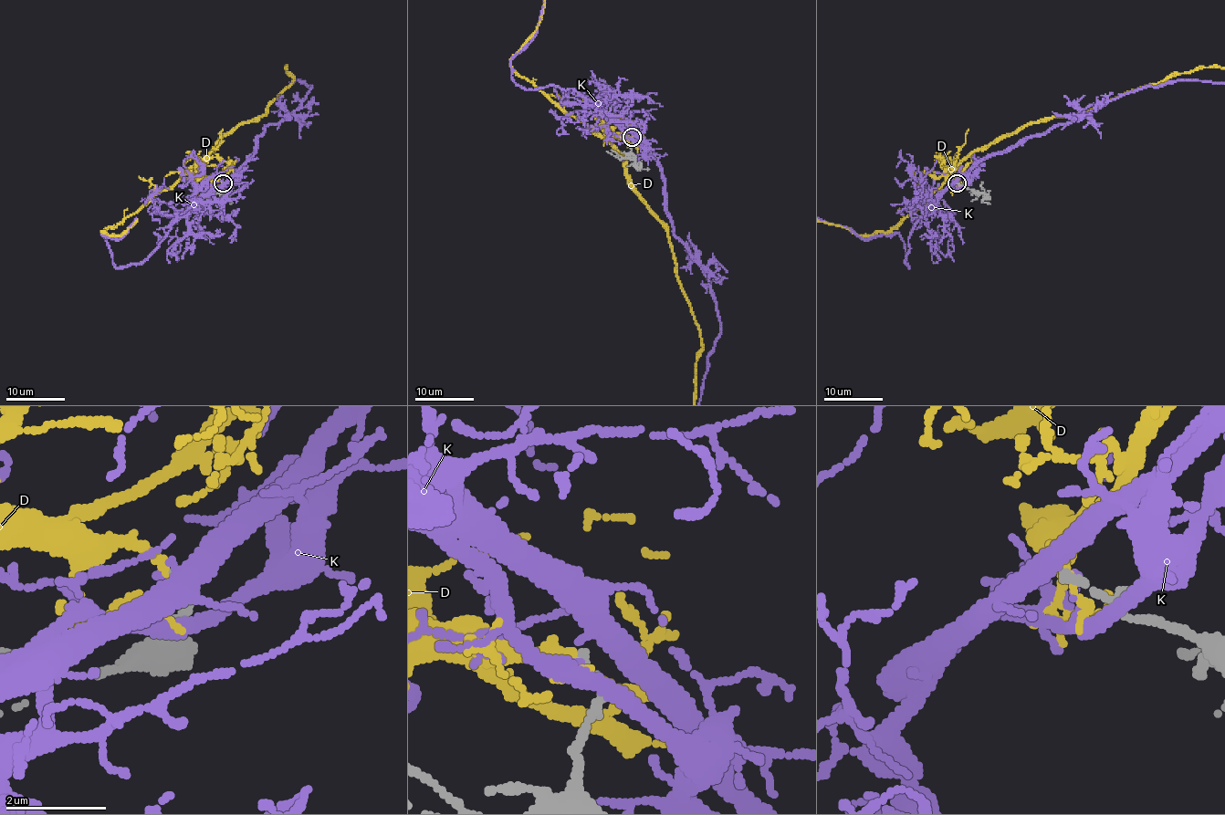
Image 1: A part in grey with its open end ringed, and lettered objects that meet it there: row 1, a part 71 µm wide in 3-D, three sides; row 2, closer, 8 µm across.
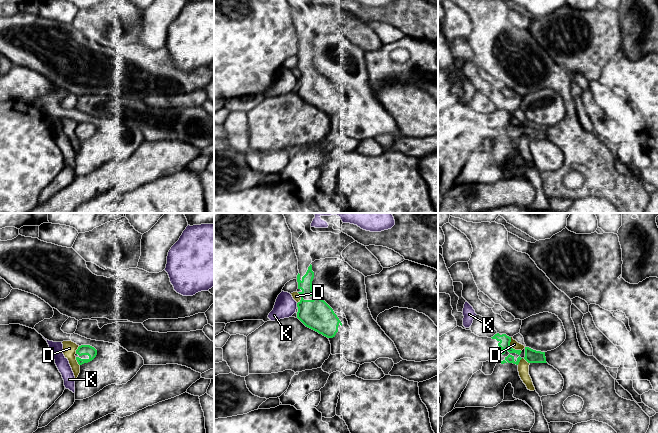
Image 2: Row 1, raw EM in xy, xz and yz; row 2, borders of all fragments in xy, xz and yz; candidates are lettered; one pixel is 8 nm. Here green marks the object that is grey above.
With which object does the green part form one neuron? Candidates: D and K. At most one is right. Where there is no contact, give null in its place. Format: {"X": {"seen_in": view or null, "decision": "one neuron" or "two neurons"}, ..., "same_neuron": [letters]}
{"D": {"seen_in": "yz", "decision": "two neurons"}, "K": {"seen_in": "xz", "decision": "two neurons"}, "same_neuron": []}

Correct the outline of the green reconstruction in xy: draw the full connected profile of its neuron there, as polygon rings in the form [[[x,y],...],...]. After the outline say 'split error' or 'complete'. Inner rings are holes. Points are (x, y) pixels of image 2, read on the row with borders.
[[[81,345],[76,350],[76,360],[79,365],[92,361],[97,355],[97,350],[90,345]]] | split error

